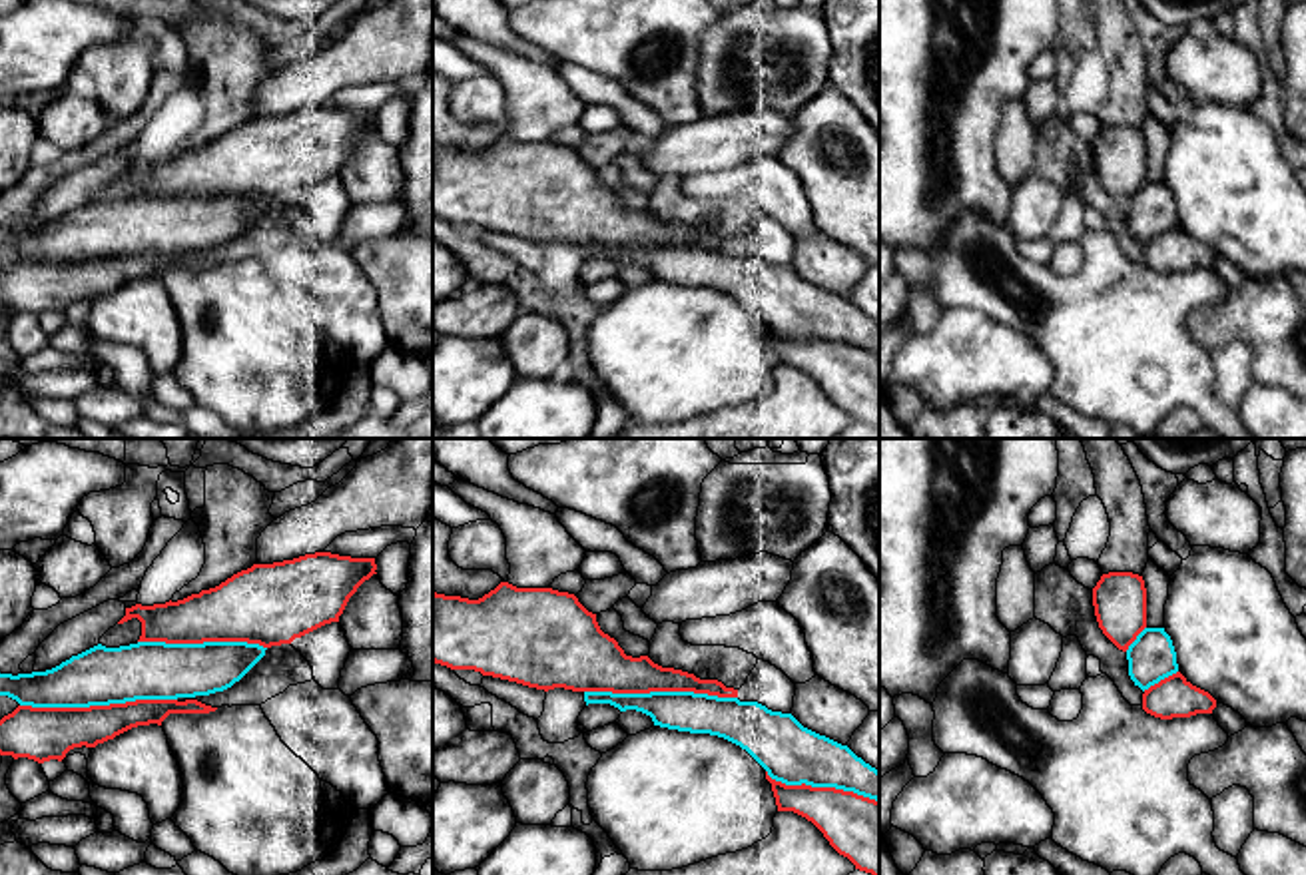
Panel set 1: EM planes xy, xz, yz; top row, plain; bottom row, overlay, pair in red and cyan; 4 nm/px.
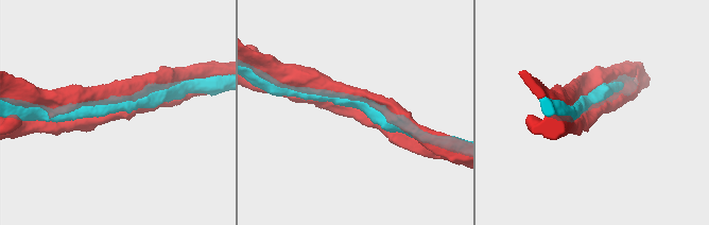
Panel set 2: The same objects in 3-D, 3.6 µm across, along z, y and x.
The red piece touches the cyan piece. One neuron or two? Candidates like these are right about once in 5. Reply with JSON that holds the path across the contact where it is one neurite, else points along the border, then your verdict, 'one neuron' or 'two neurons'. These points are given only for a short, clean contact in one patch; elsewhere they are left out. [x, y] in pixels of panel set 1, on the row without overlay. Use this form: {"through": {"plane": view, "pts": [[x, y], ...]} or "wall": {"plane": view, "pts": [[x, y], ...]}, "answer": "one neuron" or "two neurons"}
{"answer": "one neuron"}

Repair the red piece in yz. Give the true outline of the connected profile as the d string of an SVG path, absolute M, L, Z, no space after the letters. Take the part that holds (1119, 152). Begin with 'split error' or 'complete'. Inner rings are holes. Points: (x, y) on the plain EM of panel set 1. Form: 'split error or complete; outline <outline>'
split error; outline M1103 128L1093 142L1093 159L1103 187L1127 207L1129 229L1144 245L1146 267L1160 273L1212 267L1216 253L1178 225L1170 189L1164 181L1146 179L1143 130Z

